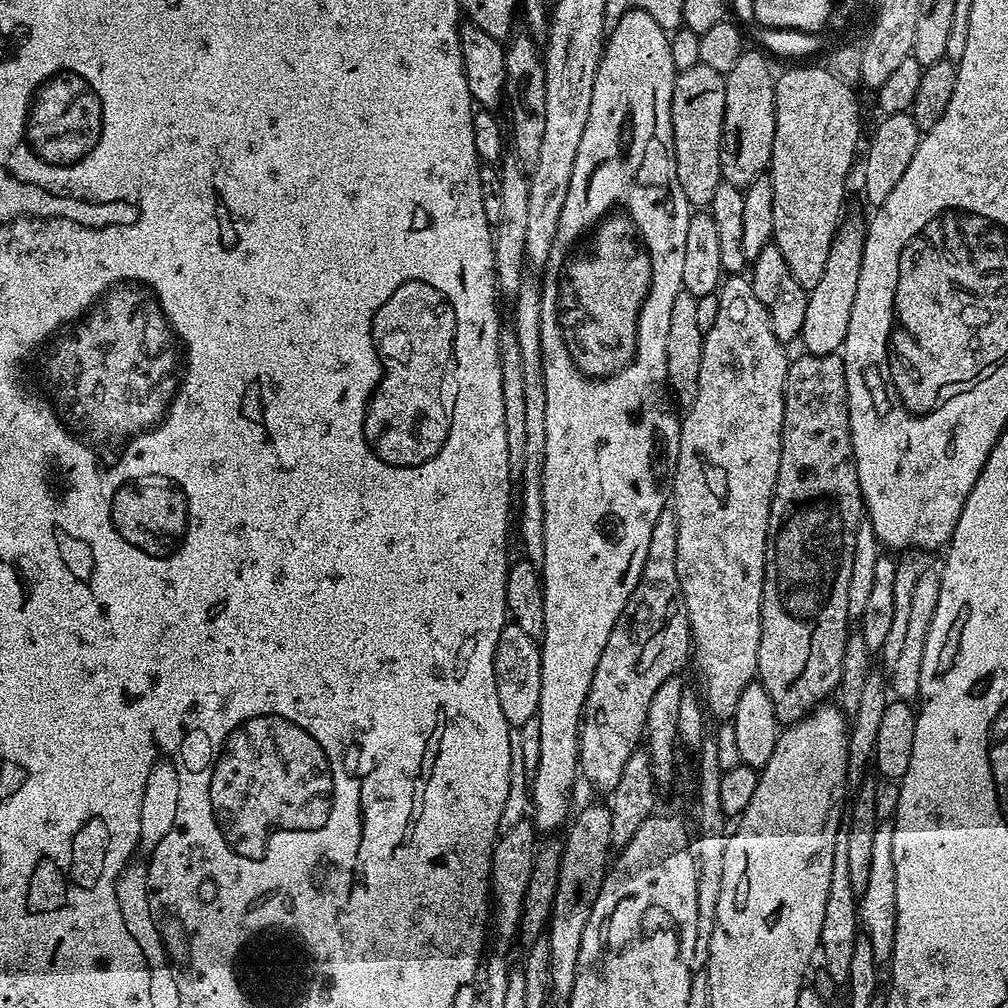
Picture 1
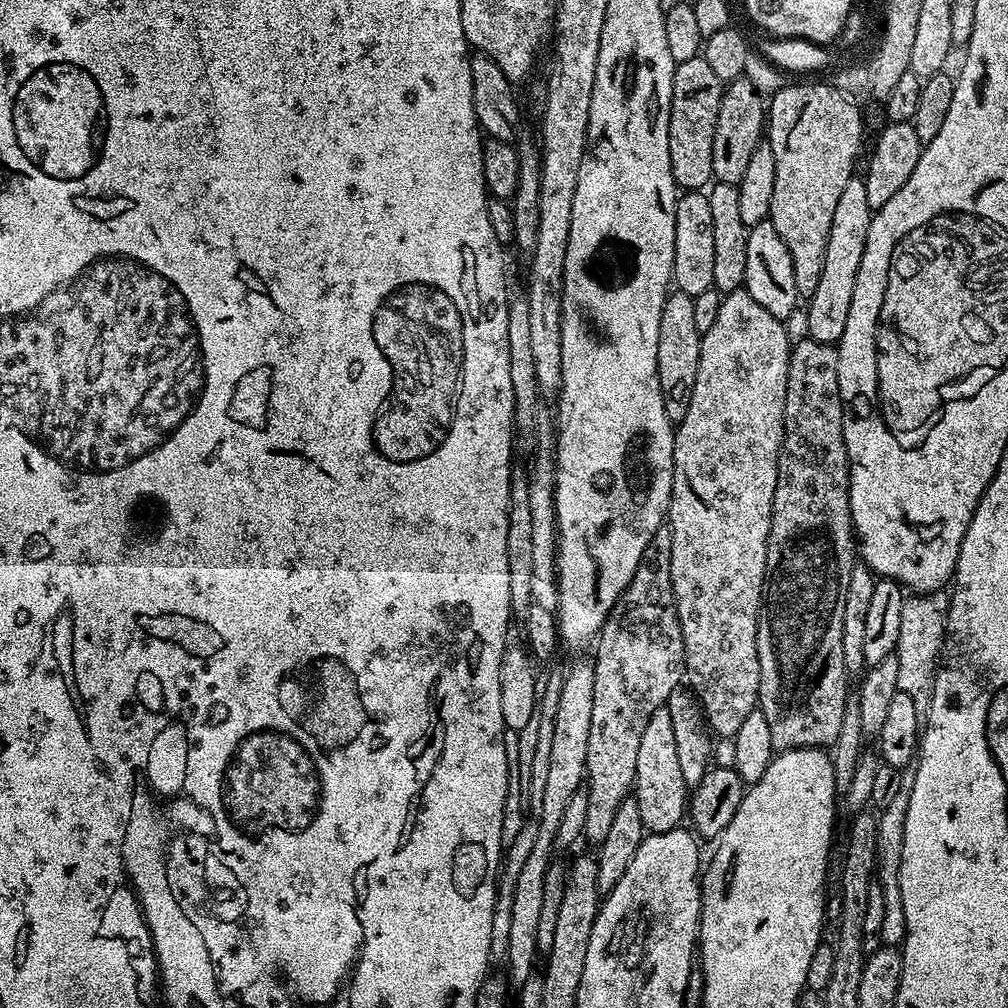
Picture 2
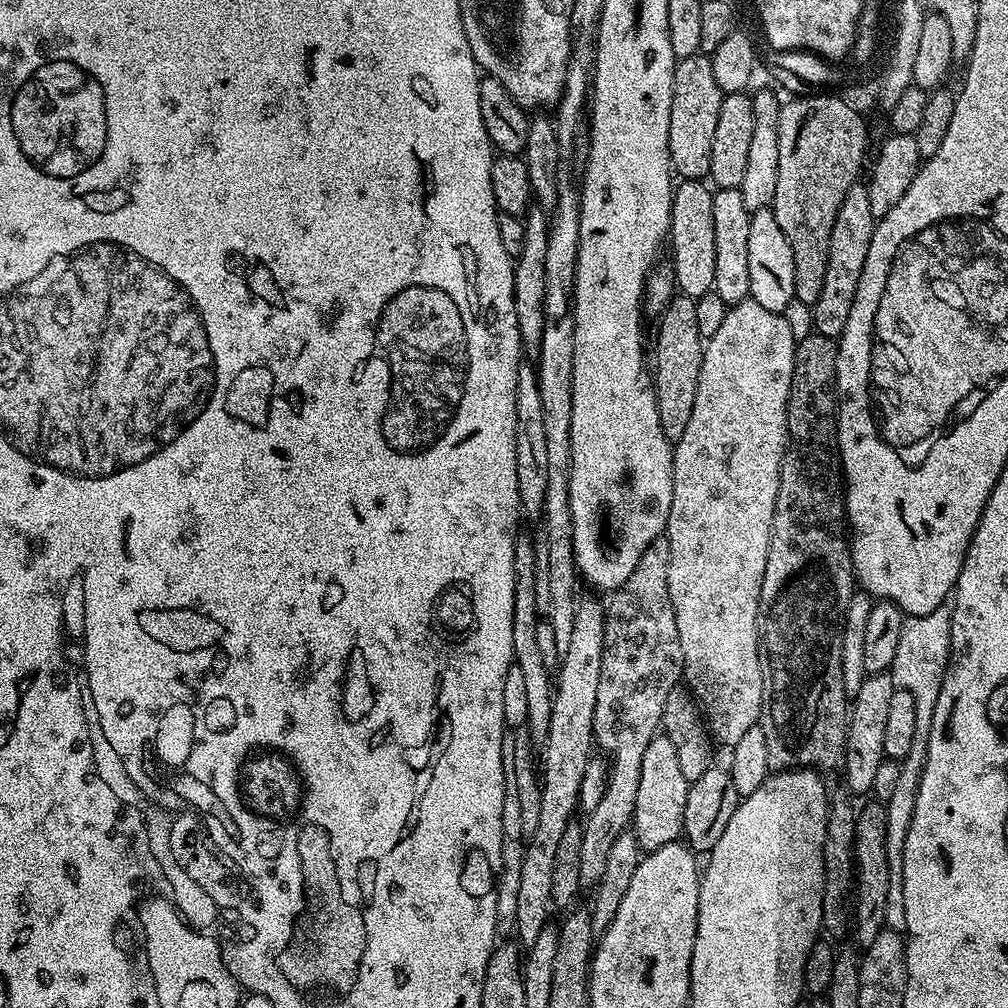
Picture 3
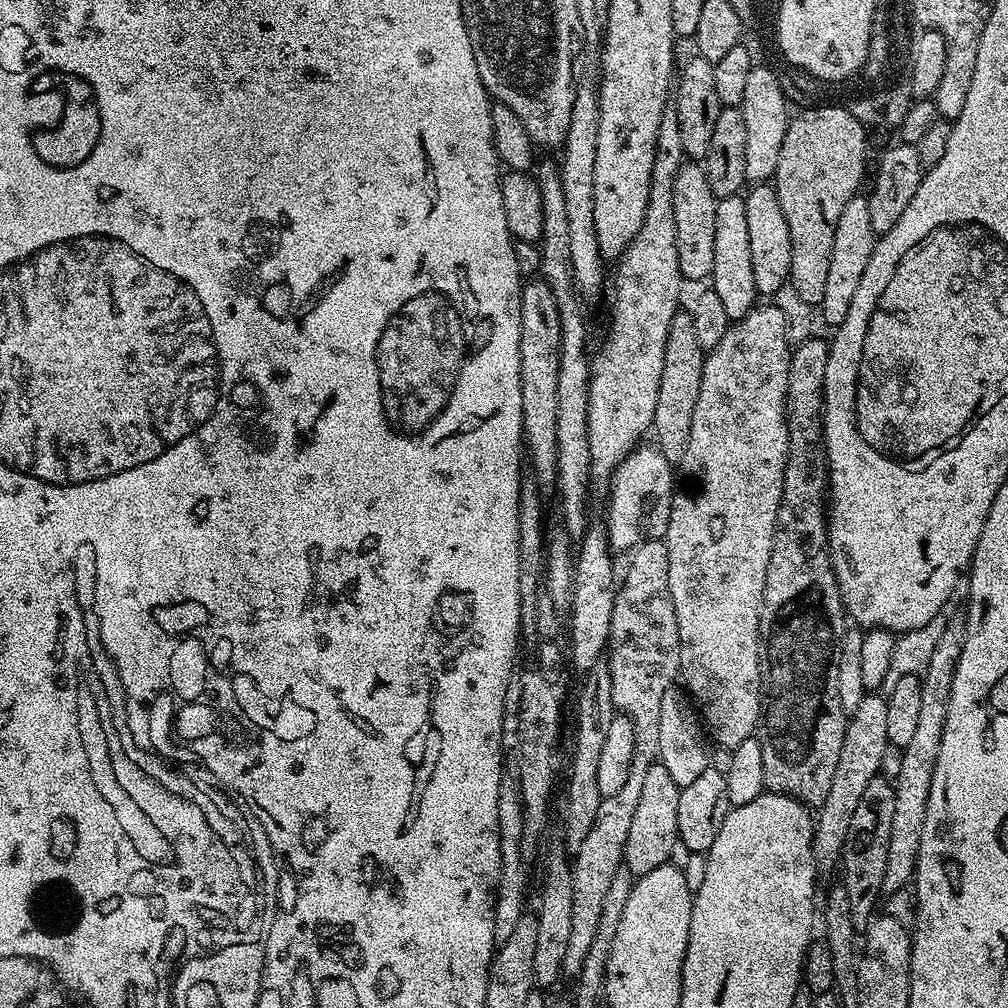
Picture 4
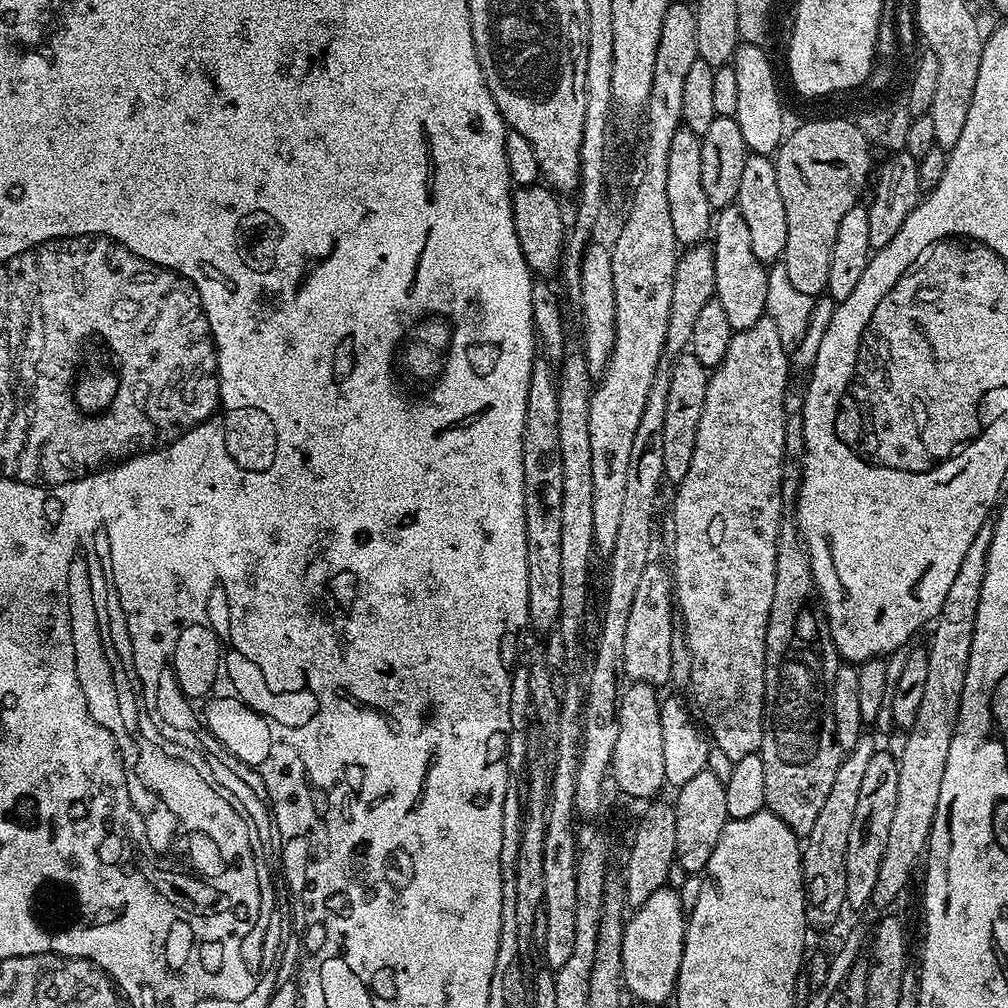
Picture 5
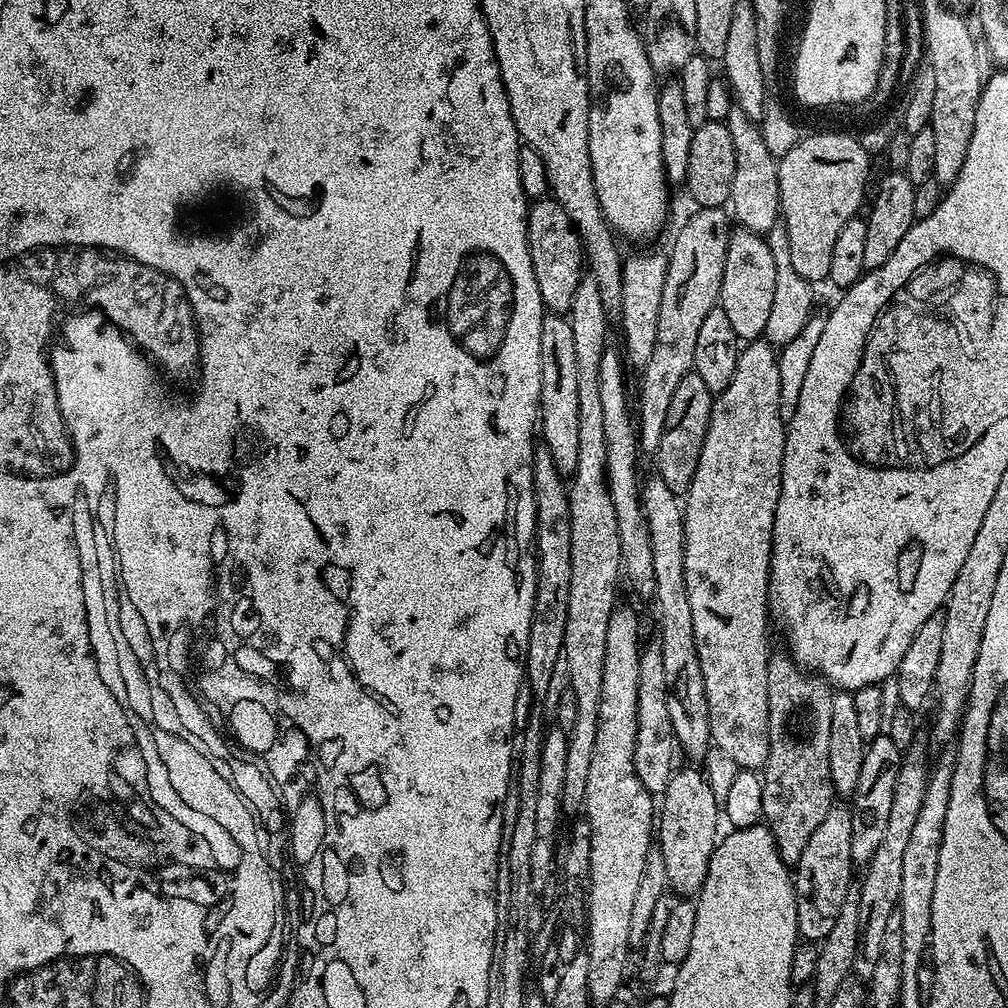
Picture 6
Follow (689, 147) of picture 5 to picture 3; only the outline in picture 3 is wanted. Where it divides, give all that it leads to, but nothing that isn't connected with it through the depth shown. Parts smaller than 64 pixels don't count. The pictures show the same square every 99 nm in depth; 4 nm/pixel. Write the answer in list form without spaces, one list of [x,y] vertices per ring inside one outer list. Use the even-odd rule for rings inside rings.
[[[681,179],[675,185],[672,194],[672,217],[668,227],[670,248],[672,244],[672,277],[676,279],[677,289],[686,296],[701,296],[712,291],[714,282],[714,202],[713,189],[707,183],[698,180]]]

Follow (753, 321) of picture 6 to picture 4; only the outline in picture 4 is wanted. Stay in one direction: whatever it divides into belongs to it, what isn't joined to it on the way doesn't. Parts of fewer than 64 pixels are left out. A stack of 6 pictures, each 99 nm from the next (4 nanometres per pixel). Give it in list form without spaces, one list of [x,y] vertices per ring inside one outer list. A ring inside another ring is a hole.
[[[737,194],[719,197],[714,215],[714,266],[710,277],[710,291],[718,294],[729,321],[735,322],[750,314],[750,310],[758,304],[754,266],[750,259],[750,234],[746,227],[744,196]]]

